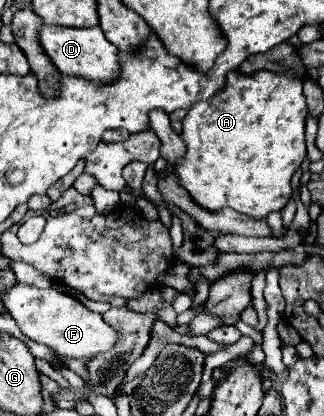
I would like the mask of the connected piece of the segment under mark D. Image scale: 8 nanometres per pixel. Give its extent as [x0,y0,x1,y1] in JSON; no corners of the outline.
[38,24,118,82]

